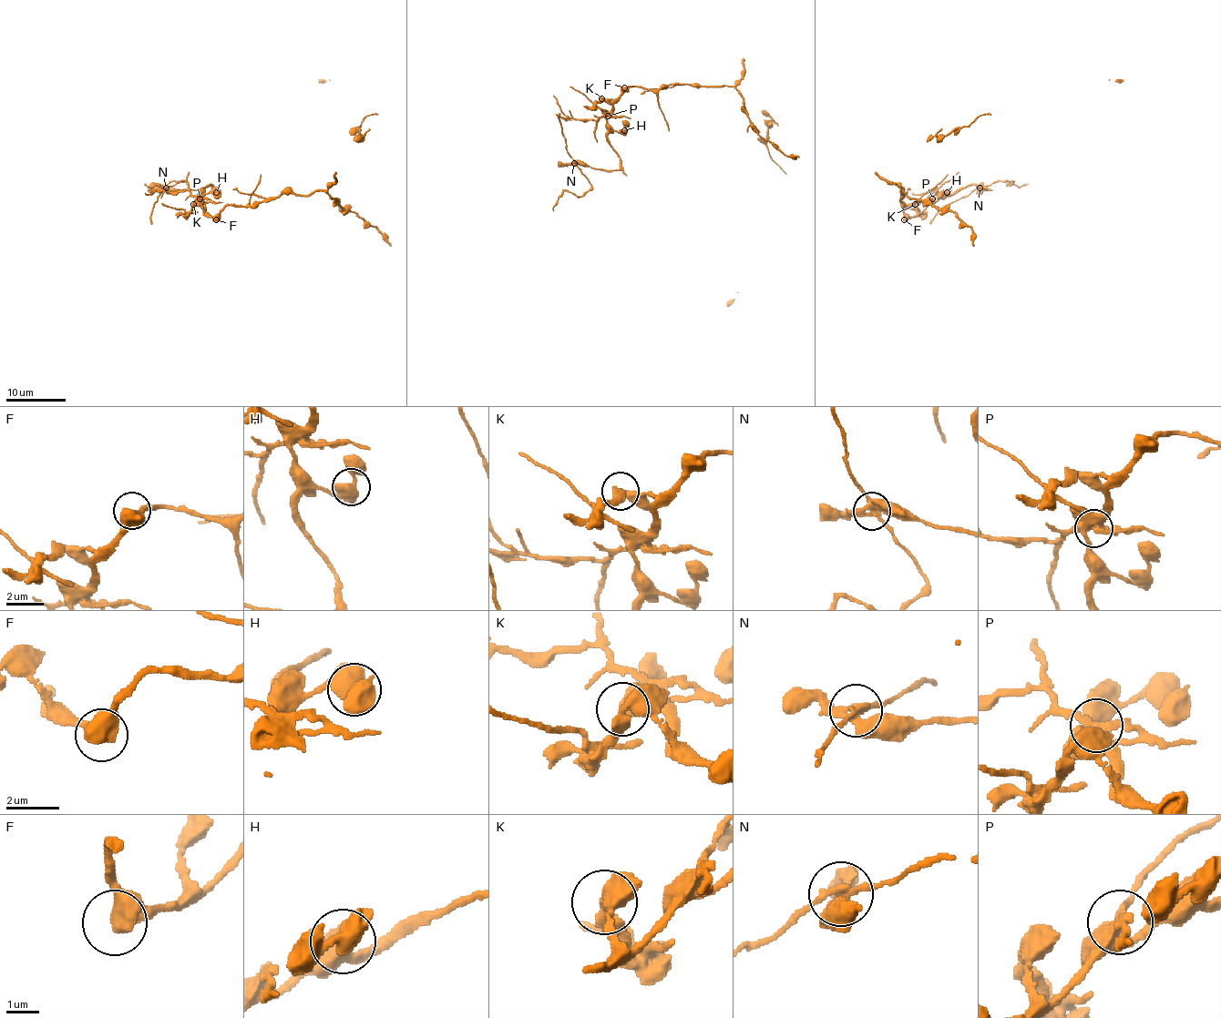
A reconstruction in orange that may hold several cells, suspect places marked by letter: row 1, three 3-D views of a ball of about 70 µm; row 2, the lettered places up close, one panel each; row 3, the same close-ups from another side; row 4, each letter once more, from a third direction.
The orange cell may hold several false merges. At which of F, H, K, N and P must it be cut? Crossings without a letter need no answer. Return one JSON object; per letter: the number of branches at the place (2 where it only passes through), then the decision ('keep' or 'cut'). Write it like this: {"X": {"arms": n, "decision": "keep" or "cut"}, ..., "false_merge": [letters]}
{"F": {"arms": 2, "decision": "keep"}, "H": {"arms": 3, "decision": "keep"}, "K": {"arms": 2, "decision": "cut"}, "N": {"arms": 4, "decision": "cut"}, "P": {"arms": 5, "decision": "cut"}, "false_merge": ["K", "N", "P"]}

